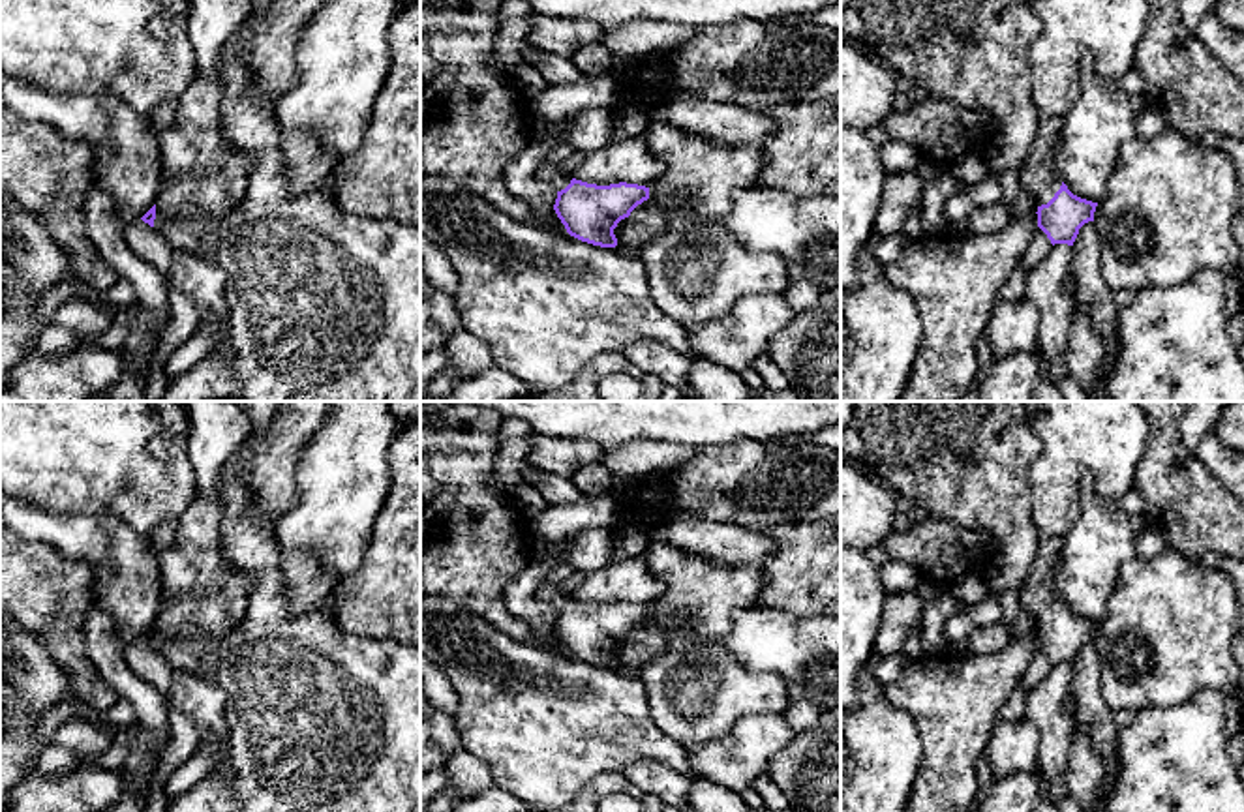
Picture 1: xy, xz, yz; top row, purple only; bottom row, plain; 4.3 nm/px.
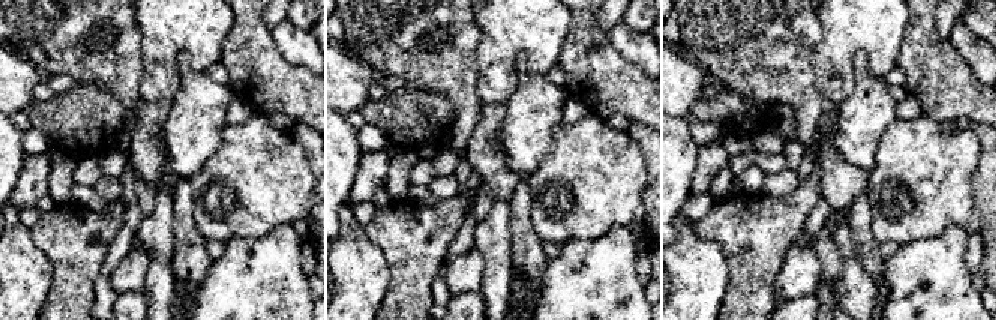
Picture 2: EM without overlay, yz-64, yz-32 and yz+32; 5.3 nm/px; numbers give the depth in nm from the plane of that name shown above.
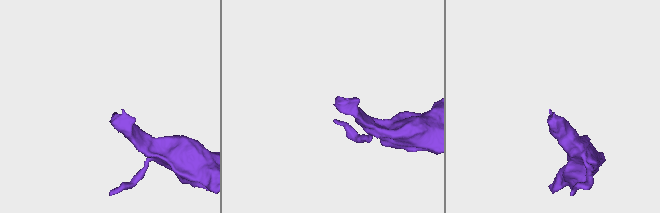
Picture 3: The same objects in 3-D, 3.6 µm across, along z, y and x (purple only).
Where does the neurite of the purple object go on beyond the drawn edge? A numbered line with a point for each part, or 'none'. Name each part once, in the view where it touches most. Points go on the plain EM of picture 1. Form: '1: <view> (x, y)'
1: yz (1038, 597)

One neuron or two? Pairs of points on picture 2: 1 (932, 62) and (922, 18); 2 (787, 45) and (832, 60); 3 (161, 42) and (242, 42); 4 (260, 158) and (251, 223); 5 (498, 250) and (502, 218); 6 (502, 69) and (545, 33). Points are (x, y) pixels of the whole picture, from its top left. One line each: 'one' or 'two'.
1: one
2: two
3: two
4: one
5: one
6: one

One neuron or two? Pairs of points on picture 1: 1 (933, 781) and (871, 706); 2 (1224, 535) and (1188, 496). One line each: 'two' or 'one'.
1: two
2: one

